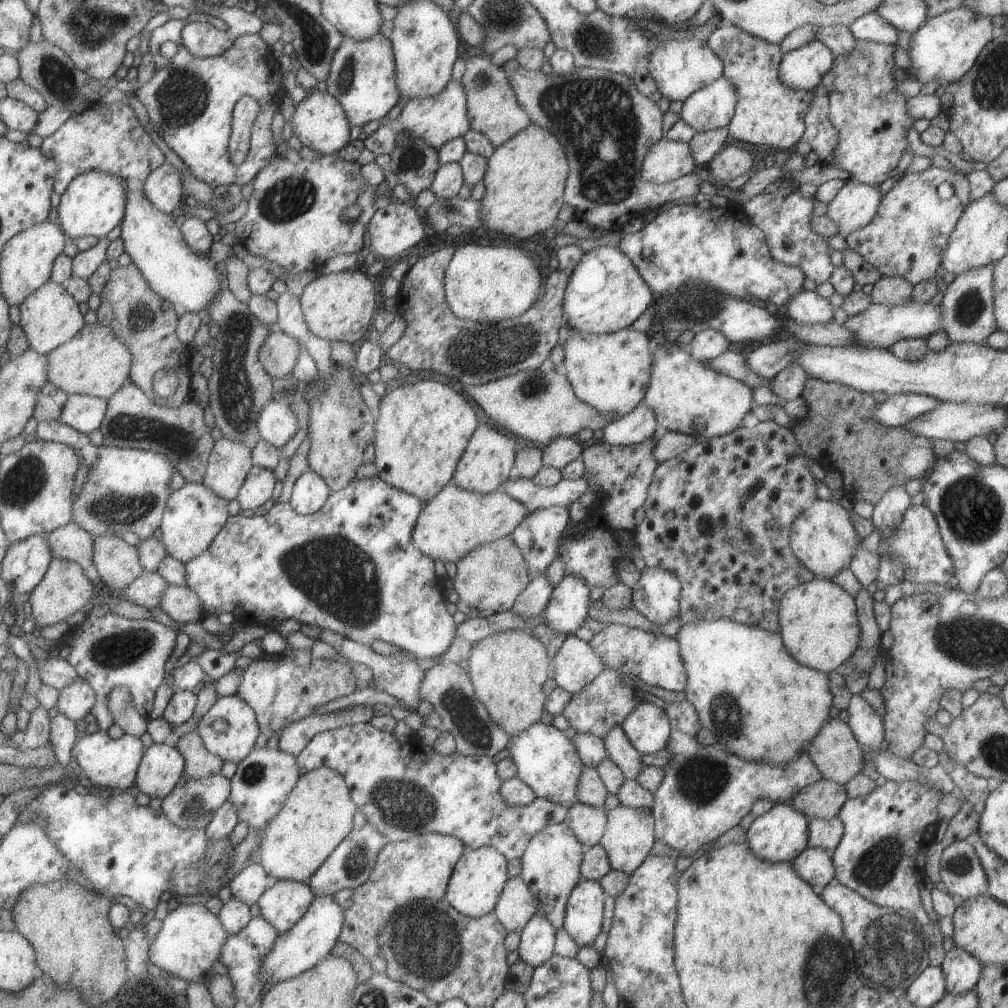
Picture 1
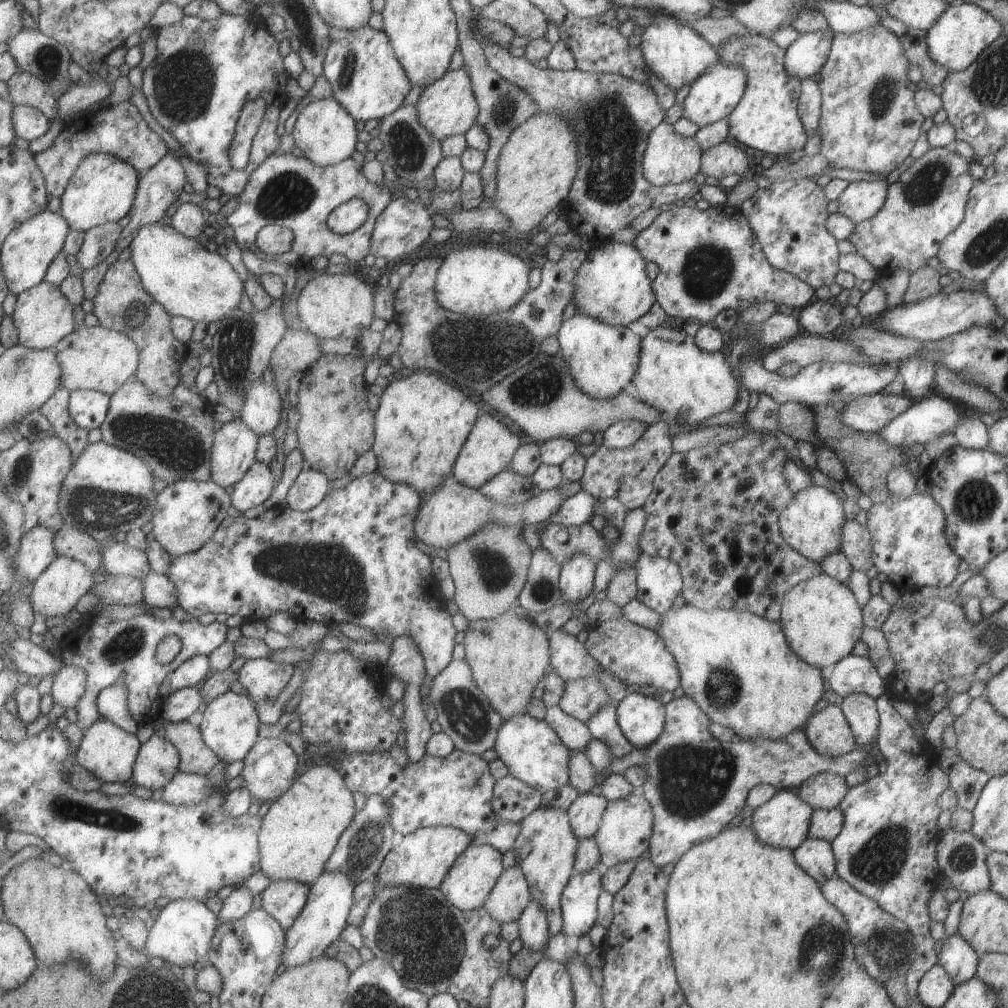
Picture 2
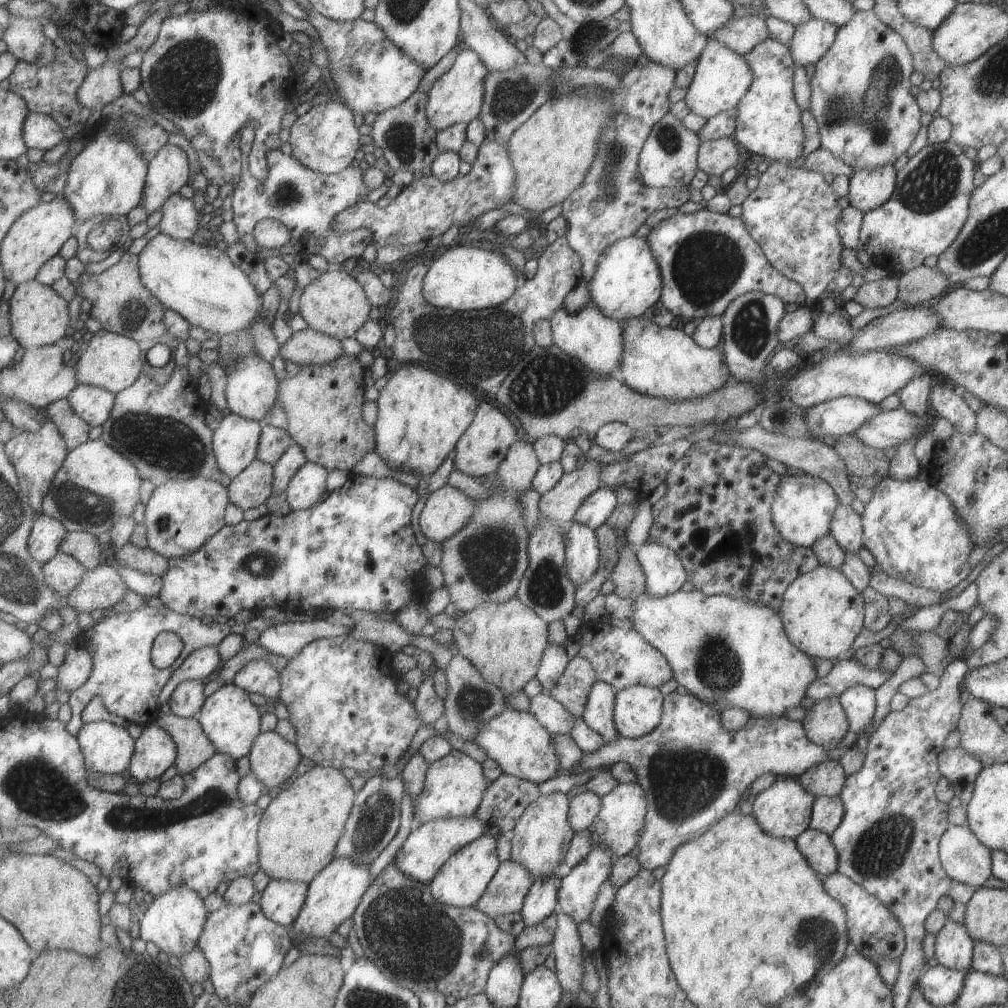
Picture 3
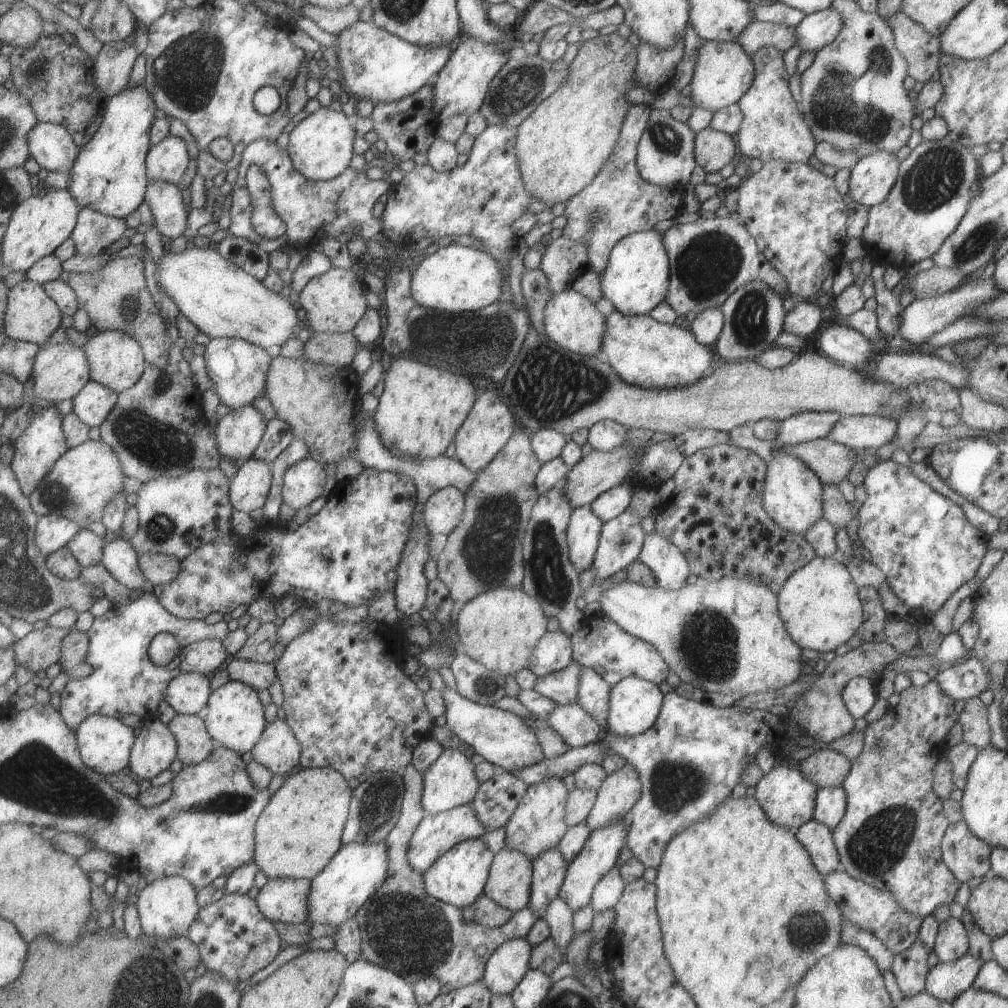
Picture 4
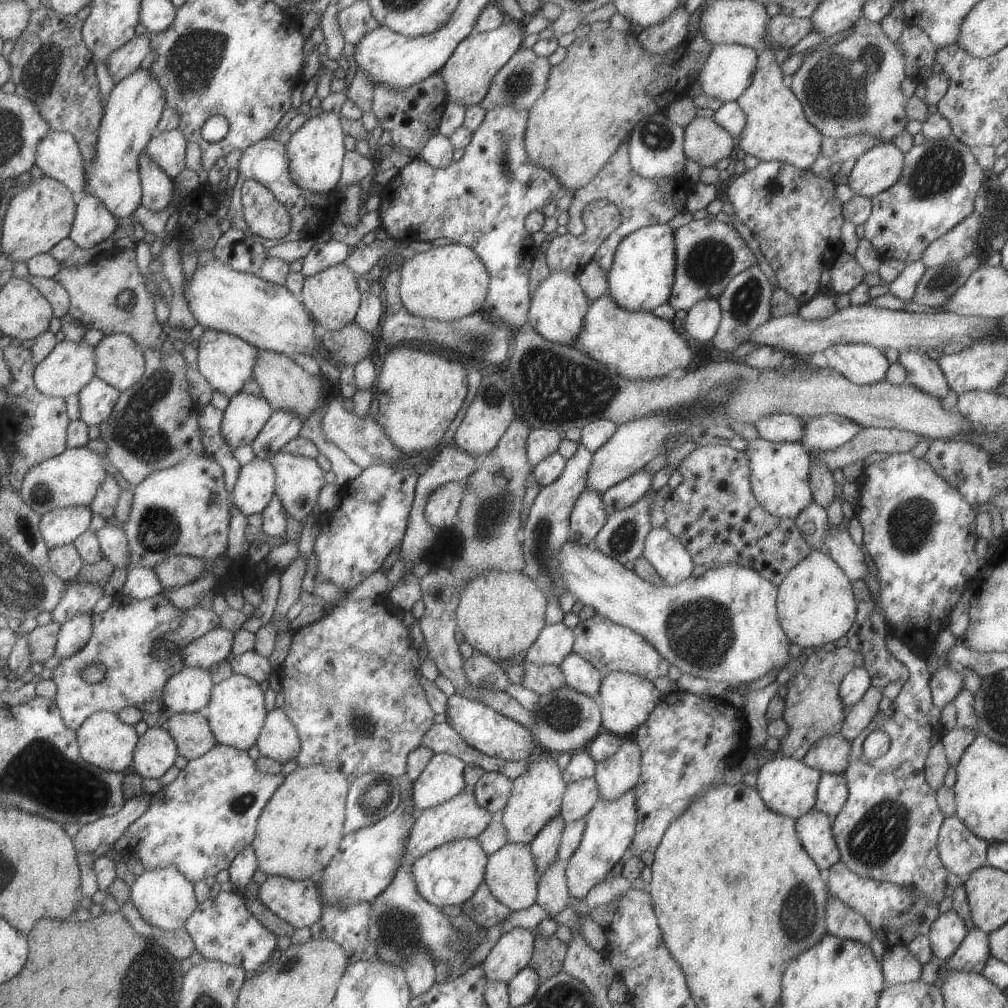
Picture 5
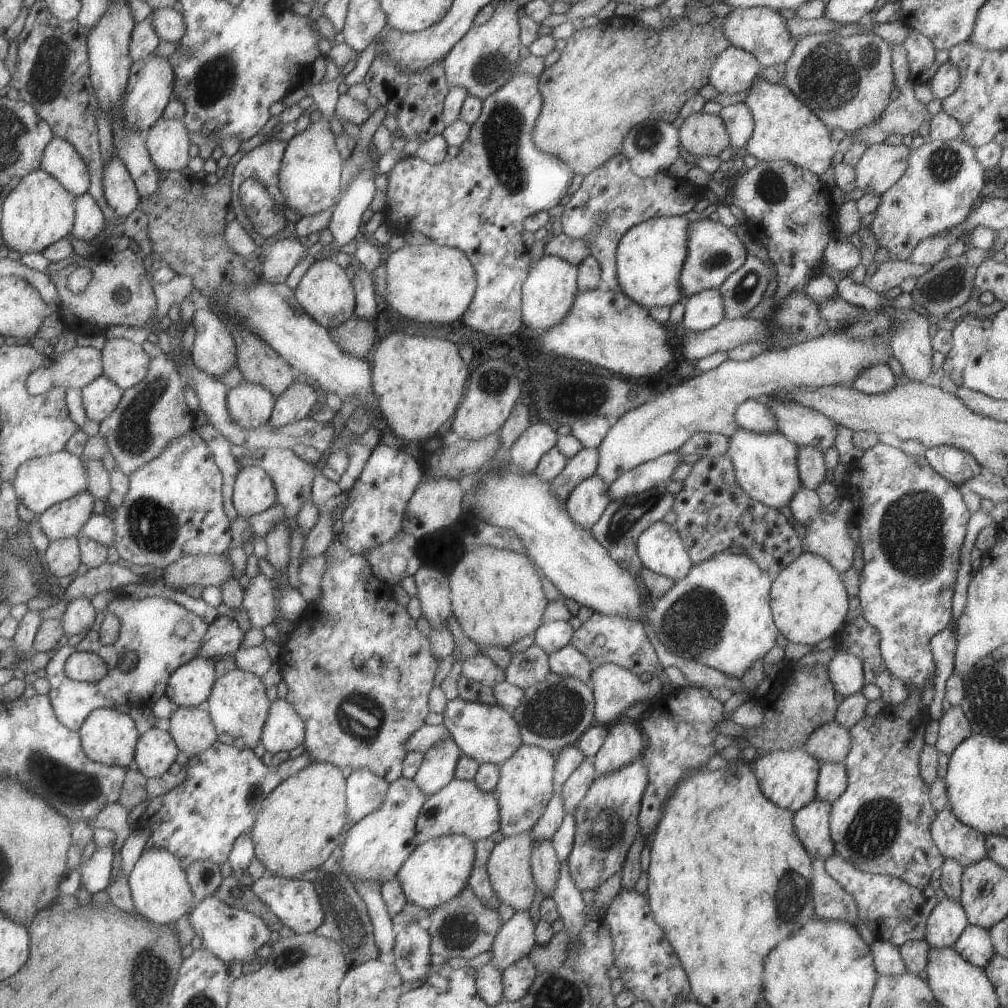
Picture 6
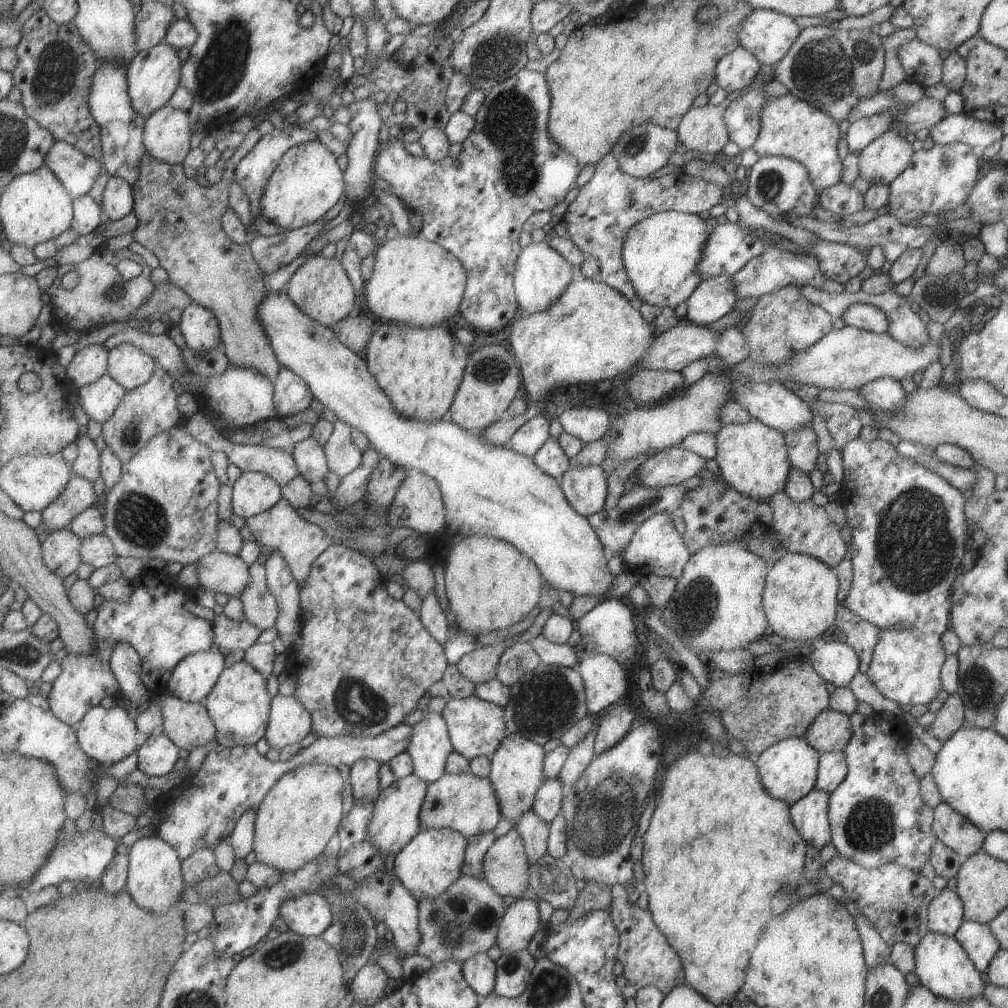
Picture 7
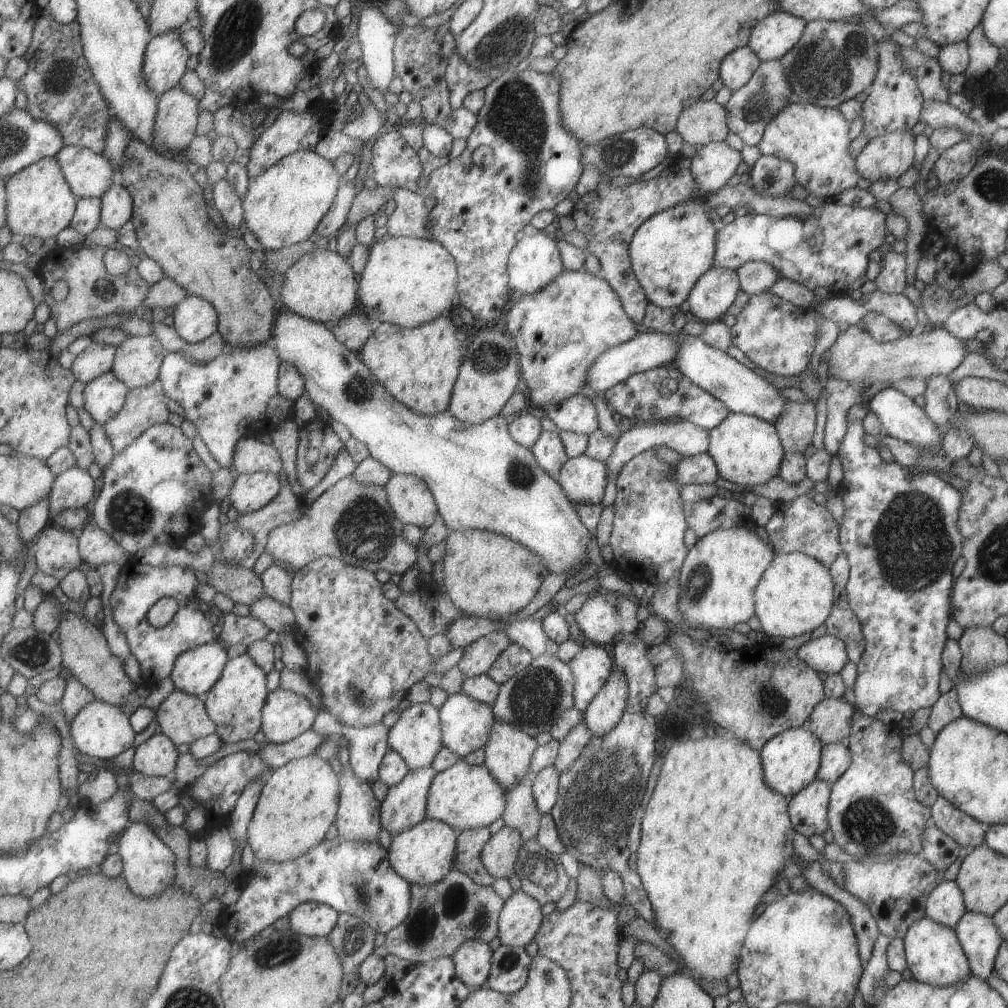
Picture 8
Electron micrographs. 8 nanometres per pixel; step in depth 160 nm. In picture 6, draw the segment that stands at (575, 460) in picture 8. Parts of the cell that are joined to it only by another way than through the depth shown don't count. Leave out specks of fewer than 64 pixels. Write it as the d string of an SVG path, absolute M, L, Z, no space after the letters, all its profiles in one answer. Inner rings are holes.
M596 473L577 482L577 486L573 486L569 496L565 498L564 504L569 518L577 526L590 530L609 502L611 502L609 488Z

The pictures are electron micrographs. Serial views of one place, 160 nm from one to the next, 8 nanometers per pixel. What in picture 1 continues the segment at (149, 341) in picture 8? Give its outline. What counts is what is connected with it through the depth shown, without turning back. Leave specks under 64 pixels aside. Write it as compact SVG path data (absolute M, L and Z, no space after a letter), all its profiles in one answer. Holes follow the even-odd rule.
M99 322L86 324L84 329L72 341L66 342L48 354L48 380L56 384L68 395L91 395L110 399L130 378L133 353L130 348L116 335L111 327Z

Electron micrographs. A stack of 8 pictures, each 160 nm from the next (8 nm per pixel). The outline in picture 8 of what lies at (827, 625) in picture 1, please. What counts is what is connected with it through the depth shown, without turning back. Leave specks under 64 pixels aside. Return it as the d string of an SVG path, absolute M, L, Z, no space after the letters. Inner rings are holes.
M802 553L776 554L754 591L754 615L767 637L791 640L825 623L834 602L828 568Z

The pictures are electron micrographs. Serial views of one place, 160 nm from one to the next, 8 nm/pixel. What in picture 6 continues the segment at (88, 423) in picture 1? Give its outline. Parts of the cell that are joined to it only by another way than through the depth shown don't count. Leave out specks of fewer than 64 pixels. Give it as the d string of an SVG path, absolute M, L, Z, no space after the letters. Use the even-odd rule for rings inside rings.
M105 374L89 384L82 392L88 418L98 424L117 410L124 397L124 391Z

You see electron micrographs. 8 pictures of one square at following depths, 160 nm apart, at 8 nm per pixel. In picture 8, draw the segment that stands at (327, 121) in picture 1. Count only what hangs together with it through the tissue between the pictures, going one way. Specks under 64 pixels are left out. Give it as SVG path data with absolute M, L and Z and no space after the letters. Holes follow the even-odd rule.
M299 150L281 158L260 178L251 179L244 201L245 227L256 236L265 252L305 241L333 203L339 178L333 162L321 158L315 150Z

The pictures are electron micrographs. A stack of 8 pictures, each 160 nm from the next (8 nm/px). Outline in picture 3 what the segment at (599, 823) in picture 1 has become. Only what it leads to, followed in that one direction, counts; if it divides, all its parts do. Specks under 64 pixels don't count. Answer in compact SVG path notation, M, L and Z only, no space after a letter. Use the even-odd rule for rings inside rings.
M586 791L573 796L568 802L567 820L575 833L587 830L601 808L600 796Z

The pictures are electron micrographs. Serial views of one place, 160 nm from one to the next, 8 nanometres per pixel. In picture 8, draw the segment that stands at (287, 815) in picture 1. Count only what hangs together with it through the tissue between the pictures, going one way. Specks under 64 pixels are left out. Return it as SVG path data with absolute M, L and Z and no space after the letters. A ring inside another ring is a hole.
M308 755L272 769L251 822L249 841L261 861L293 861L319 845L338 812L339 774L324 759Z

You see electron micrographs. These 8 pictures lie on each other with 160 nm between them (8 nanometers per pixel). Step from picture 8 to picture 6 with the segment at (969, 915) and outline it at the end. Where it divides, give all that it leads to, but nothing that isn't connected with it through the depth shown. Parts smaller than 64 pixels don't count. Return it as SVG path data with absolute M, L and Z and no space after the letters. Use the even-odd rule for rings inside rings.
M976 925L965 926L952 948L969 964L979 968L985 967L994 954L988 930Z

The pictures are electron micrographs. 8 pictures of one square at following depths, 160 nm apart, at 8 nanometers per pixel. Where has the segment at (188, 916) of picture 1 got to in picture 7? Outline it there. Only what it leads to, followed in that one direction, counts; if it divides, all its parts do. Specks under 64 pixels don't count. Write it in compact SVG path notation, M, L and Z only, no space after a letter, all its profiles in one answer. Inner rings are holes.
M160 835L143 836L132 844L128 855L130 866L127 890L139 906L165 916L173 906L184 904L186 881L183 860L169 842Z

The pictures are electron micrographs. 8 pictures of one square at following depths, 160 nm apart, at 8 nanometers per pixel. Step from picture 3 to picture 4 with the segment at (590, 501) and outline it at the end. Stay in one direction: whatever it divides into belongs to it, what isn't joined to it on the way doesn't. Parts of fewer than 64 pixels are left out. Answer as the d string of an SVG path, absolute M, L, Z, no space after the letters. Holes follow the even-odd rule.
M619 484L609 488L590 502L590 509L602 522L615 518L626 510L631 500L633 486L633 484L628 484L628 486Z

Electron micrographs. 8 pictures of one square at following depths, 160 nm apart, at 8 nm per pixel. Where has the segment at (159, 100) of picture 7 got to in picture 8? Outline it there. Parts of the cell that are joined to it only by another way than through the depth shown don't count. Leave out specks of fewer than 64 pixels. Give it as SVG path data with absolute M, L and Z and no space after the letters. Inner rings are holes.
M169 30L154 36L145 58L145 78L153 92L163 96L186 76L191 52L181 40L180 30Z

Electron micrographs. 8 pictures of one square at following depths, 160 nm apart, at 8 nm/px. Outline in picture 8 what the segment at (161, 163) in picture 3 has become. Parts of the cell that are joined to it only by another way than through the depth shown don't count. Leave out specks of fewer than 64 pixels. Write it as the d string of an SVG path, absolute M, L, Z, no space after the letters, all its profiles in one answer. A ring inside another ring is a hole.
M183 84L165 92L157 114L157 136L153 138L156 151L171 156L169 152L188 150L195 140L200 101Z

